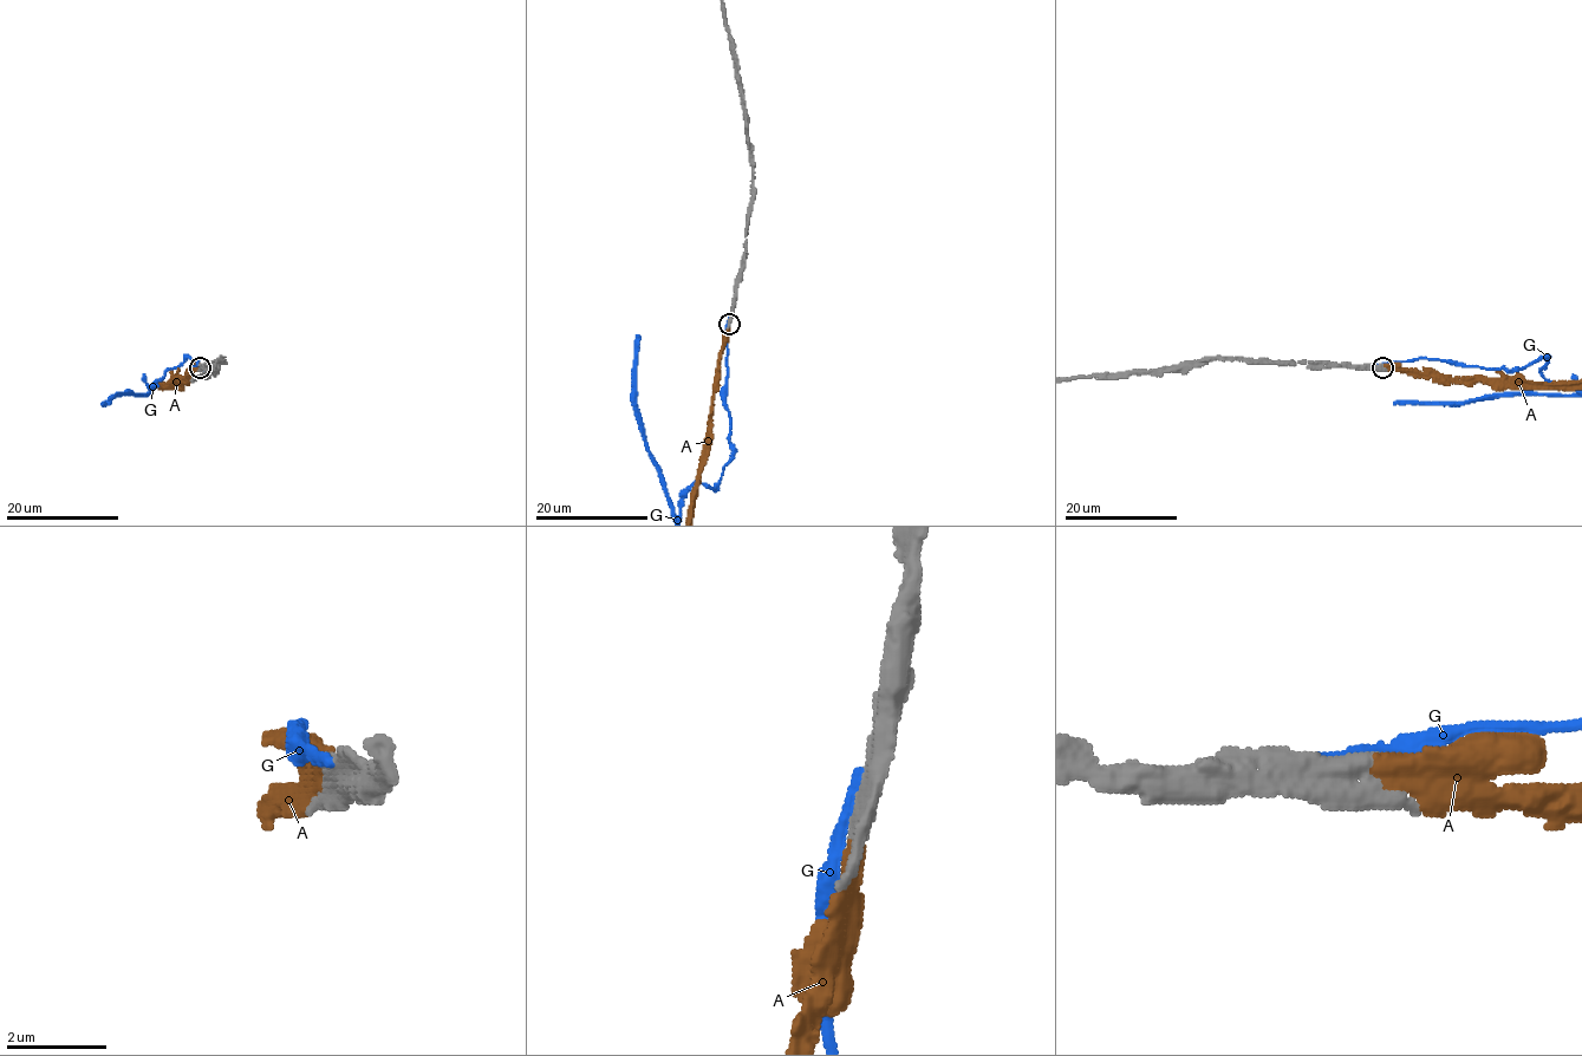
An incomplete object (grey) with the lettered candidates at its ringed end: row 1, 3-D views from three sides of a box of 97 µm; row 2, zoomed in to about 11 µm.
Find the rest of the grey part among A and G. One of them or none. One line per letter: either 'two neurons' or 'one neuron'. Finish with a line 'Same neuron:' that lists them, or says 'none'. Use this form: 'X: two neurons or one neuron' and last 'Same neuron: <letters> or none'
A: one neuron
G: two neurons
Same neuron: A

